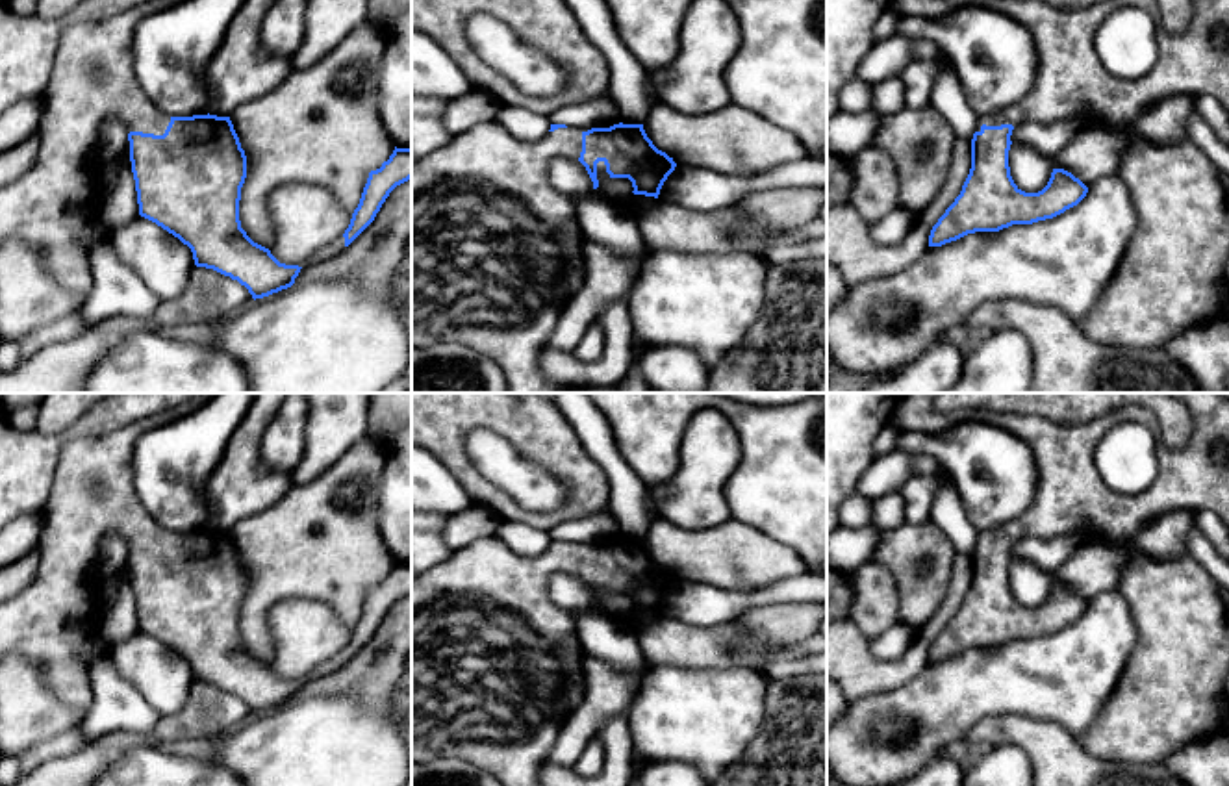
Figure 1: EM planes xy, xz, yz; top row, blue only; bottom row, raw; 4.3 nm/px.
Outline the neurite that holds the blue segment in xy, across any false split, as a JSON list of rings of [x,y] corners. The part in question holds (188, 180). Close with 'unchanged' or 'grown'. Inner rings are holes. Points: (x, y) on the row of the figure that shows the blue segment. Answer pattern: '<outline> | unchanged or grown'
[[[0,0],[0,115],[24,98],[39,96],[43,104],[33,165],[0,187],[0,248],[7,239],[26,243],[63,289],[82,297],[93,287],[91,256],[82,245],[82,230],[98,217],[104,204],[91,150],[108,119],[130,132],[139,215],[187,245],[196,267],[237,280],[254,300],[291,287],[302,269],[280,263],[241,228],[247,156],[230,117],[171,117],[133,78],[135,26],[180,2],[184,0],[37,0],[32,15],[19,15],[9,0]]] | grown

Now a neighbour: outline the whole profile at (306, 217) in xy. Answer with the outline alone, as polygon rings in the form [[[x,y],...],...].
[[[308,184],[274,189],[269,213],[276,230],[271,254],[280,263],[298,267],[308,265],[319,248],[343,235],[352,219],[330,191]]]

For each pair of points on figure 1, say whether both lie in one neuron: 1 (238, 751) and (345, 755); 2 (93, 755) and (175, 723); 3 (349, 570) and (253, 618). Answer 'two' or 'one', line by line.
1: one
2: one
3: one

